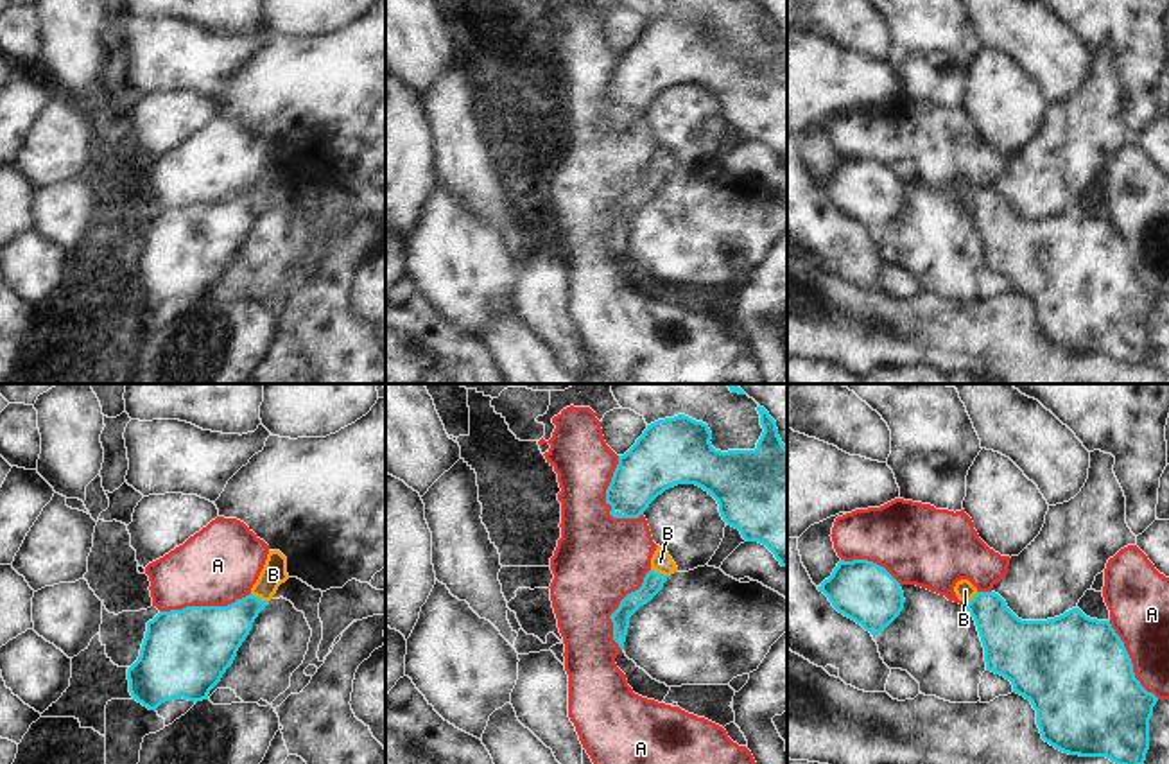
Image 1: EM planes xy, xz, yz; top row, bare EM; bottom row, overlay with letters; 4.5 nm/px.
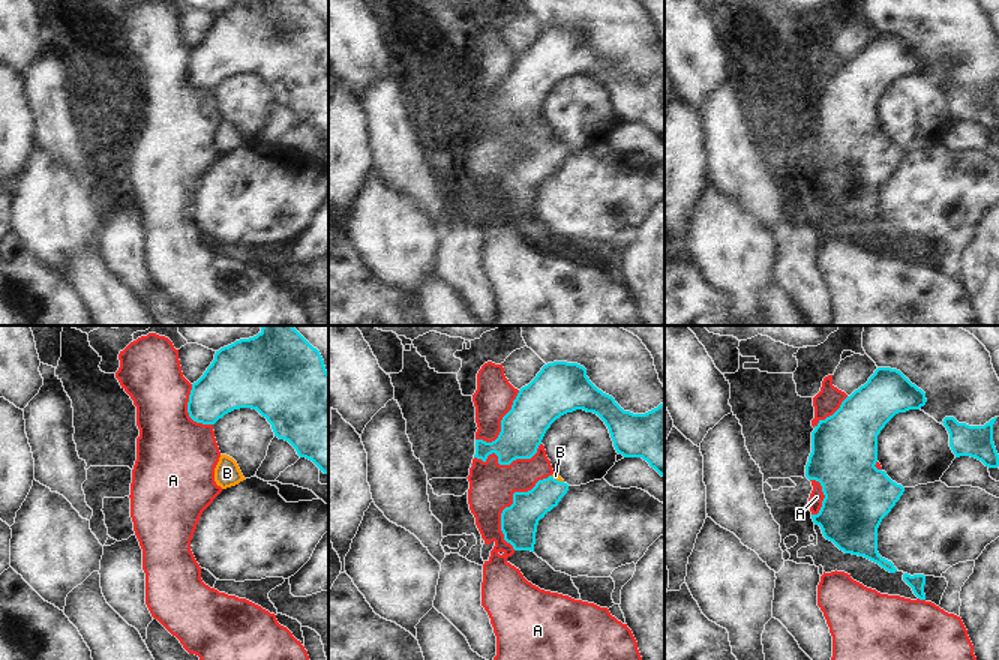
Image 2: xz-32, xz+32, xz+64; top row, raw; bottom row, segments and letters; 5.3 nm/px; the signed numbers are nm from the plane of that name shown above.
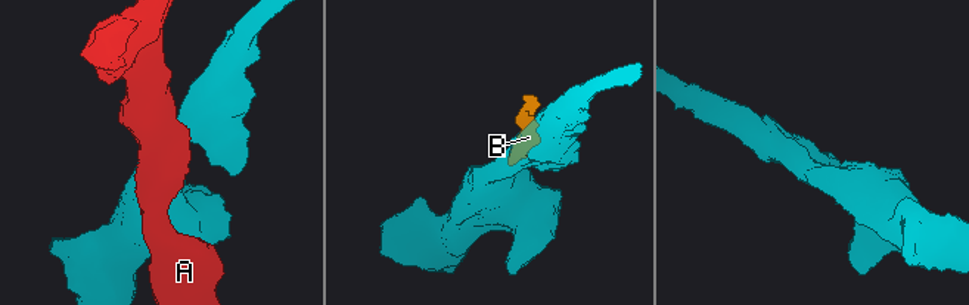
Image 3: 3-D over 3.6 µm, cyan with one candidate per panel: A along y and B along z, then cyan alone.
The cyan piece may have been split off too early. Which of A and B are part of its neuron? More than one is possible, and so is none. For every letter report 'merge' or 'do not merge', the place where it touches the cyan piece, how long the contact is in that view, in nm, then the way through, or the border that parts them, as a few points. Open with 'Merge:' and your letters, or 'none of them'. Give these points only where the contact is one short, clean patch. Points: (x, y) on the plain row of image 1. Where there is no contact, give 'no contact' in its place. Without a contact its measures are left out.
Merge: none of them
A: do not merge; contact xz (606, 97); length 300 nm
B: do not merge; contact xy (259, 196); length 90 nm; border xy (251, 190), (268, 201)

